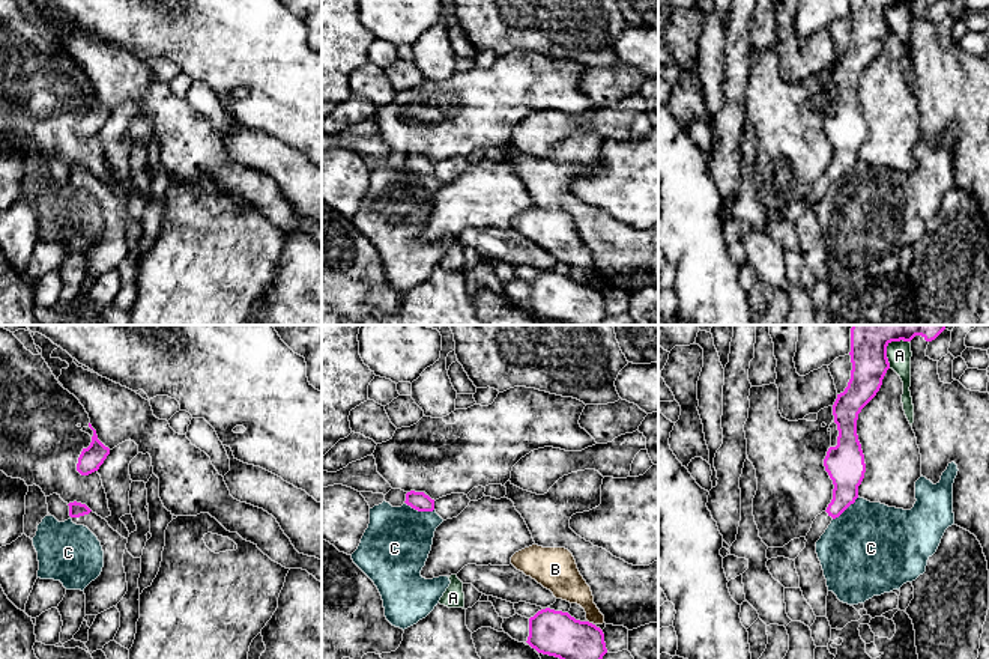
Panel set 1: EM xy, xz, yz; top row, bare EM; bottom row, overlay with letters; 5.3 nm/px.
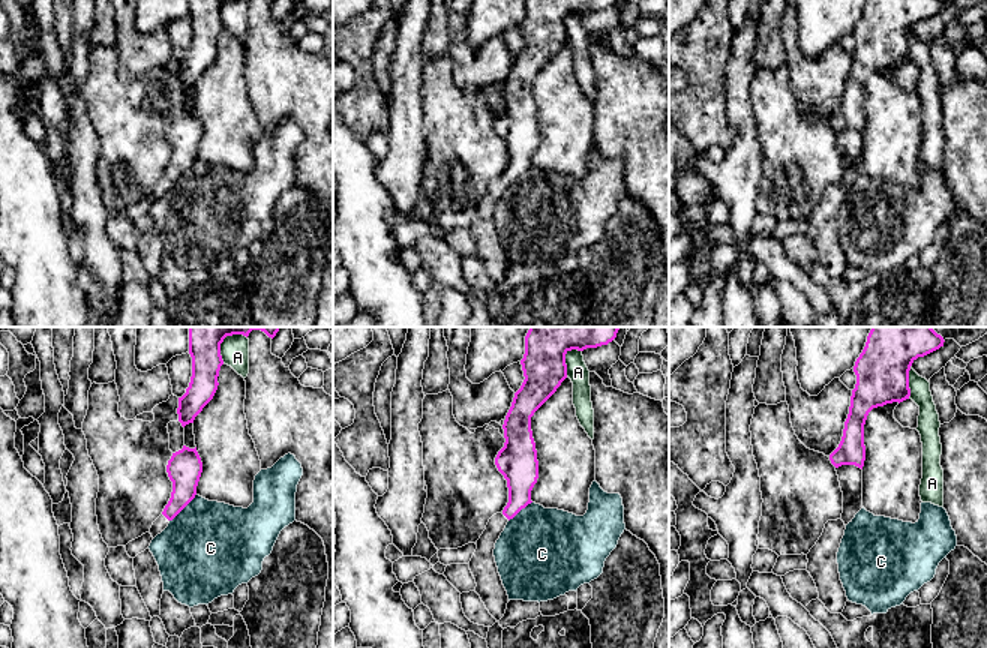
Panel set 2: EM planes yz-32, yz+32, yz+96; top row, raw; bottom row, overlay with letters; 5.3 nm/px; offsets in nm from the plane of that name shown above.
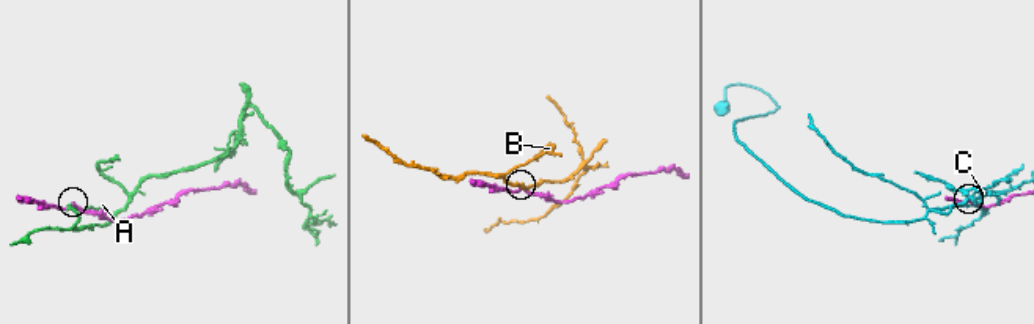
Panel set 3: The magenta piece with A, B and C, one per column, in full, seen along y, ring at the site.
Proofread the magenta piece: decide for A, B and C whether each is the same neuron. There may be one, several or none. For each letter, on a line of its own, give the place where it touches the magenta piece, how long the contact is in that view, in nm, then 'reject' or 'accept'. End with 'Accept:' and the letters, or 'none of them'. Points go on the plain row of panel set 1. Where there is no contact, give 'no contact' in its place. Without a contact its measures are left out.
A: yz (887, 8) | 190 nm | reject
B: xz (588, 285) | 30 nm | reject
C: xz (420, 173) | 170 nm | reject
Accept: none of them

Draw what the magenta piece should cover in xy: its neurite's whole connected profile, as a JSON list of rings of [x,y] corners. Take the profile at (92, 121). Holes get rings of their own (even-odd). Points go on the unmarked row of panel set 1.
[[[90,86],[89,90],[93,93],[92,105],[87,111],[83,111],[77,126],[77,134],[81,138],[89,138],[98,134],[110,117],[110,111],[98,102],[96,93],[92,90]]]

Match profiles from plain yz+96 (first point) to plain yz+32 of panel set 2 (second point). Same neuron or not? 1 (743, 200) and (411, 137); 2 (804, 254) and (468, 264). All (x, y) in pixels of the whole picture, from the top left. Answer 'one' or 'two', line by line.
1: one
2: two

